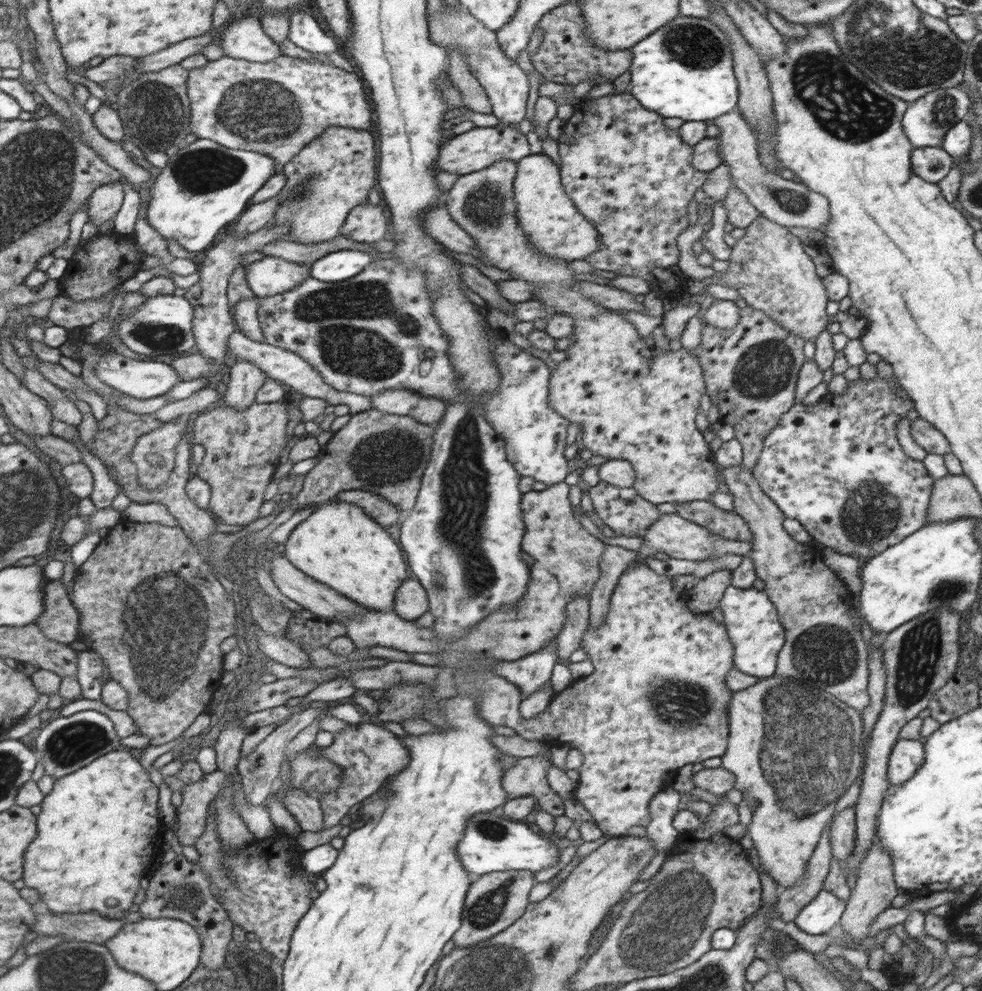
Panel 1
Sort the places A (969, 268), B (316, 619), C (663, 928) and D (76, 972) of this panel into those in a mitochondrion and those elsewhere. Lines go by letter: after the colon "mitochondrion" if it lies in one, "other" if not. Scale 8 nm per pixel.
A: other
B: other
C: mitochondrion
D: mitochondrion

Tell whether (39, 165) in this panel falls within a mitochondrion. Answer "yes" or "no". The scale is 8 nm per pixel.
yes

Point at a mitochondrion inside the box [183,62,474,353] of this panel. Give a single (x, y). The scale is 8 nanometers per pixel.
(254, 110)

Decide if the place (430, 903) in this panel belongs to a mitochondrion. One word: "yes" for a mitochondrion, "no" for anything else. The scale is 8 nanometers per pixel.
no

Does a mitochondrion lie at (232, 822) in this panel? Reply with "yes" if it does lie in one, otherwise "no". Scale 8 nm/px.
no

